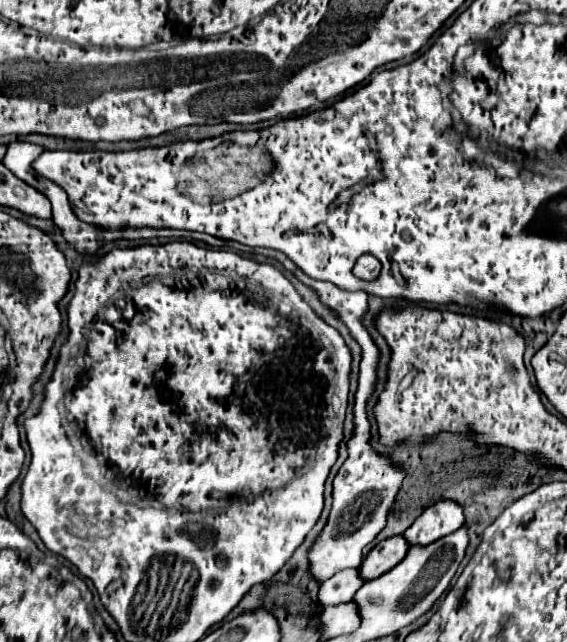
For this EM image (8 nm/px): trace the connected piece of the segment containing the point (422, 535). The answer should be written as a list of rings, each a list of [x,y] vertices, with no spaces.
[[[441,500],[433,506],[425,508],[423,514],[405,532],[405,536],[411,546],[431,544],[437,538],[451,534],[463,522],[465,522],[463,506],[459,506],[457,502],[451,502],[451,500]]]

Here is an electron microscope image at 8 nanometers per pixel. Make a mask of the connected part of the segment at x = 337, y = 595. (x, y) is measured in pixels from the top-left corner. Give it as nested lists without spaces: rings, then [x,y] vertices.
[[[345,568],[321,584],[319,602],[321,606],[333,606],[335,602],[347,602],[365,584],[359,568]]]

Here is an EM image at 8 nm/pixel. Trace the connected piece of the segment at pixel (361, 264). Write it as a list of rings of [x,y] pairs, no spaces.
[[[363,254],[357,258],[355,262],[355,268],[353,268],[353,274],[361,280],[375,280],[381,272],[381,262],[371,256],[371,254]]]

